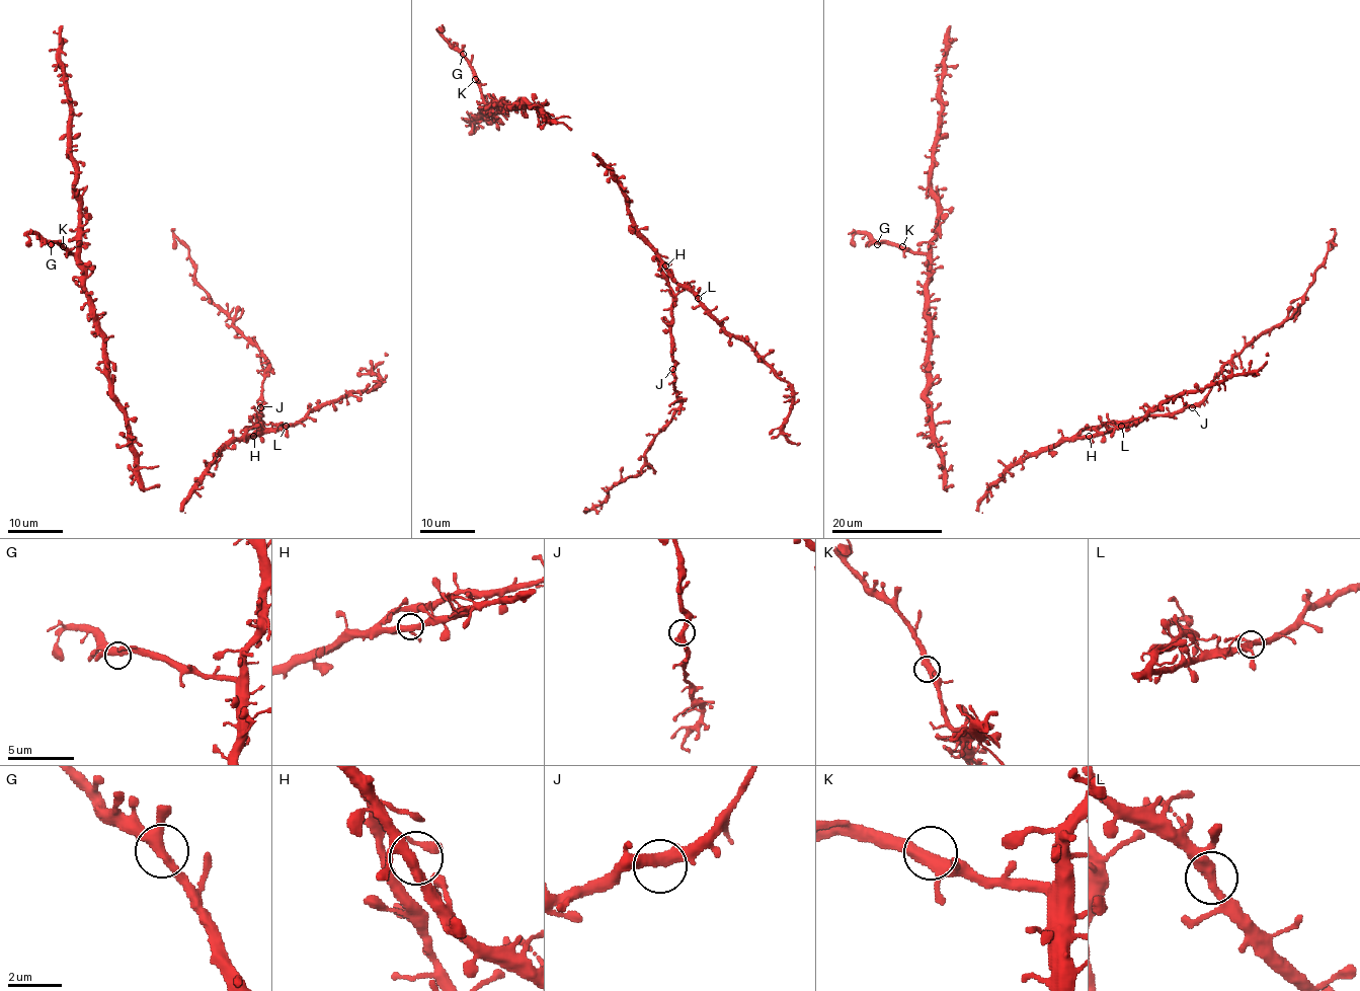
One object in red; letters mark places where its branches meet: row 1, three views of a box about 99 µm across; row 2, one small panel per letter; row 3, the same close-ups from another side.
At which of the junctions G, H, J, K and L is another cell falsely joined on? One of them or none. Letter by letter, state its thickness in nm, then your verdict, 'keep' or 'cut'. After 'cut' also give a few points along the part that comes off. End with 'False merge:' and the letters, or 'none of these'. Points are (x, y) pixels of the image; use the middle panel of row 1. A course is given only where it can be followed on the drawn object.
G: 360 nm thick; keep
H: 340 nm thick; keep
J: 440 nm thick; keep
K: 440 nm thick; keep
L: 400 nm thick; keep
False merge: none of these

